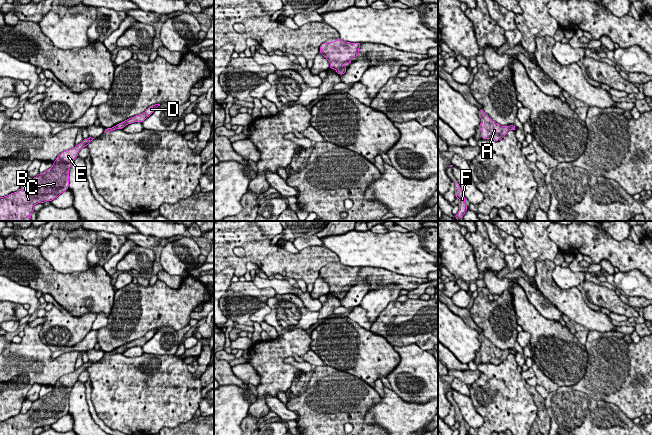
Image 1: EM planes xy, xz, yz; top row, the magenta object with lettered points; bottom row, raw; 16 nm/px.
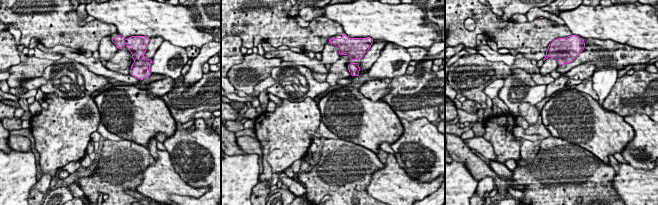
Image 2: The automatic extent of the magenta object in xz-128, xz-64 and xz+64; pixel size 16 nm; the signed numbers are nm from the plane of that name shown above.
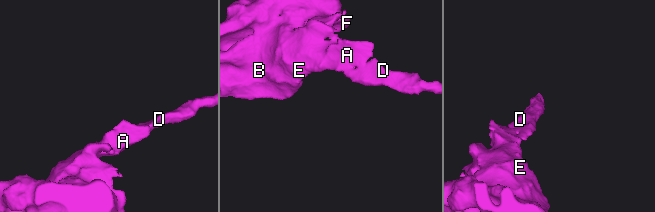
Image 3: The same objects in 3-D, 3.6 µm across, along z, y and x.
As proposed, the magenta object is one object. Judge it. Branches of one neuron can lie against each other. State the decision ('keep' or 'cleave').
keep

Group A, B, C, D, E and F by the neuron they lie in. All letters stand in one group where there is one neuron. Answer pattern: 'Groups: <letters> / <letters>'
Groups: A B C D E F

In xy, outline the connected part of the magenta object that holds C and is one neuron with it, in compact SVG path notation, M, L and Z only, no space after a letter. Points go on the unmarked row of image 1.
M83 363L74 372L59 378L51 392L32 402L27 413L20 412L17 416L0 421L0 435L33 435L36 428L51 426L68 414L70 391L79 375L93 363Z

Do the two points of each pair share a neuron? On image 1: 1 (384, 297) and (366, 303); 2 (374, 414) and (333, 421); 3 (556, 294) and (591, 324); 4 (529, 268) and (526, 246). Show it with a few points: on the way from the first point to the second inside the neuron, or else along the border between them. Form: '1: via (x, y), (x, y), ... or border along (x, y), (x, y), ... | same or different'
1: via (380, 297), (374, 302), (370, 302) | same
2: border along (380, 398), (364, 417), (364, 421), (367, 424) | different
3: via (565, 300), (582, 315) | same
4: via (528, 263), (527, 251) | same

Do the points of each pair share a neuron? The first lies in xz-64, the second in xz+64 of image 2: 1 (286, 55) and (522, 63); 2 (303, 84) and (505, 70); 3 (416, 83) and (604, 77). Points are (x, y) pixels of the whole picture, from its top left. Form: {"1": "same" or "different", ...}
{"1": "different", "2": "different", "3": "different"}

